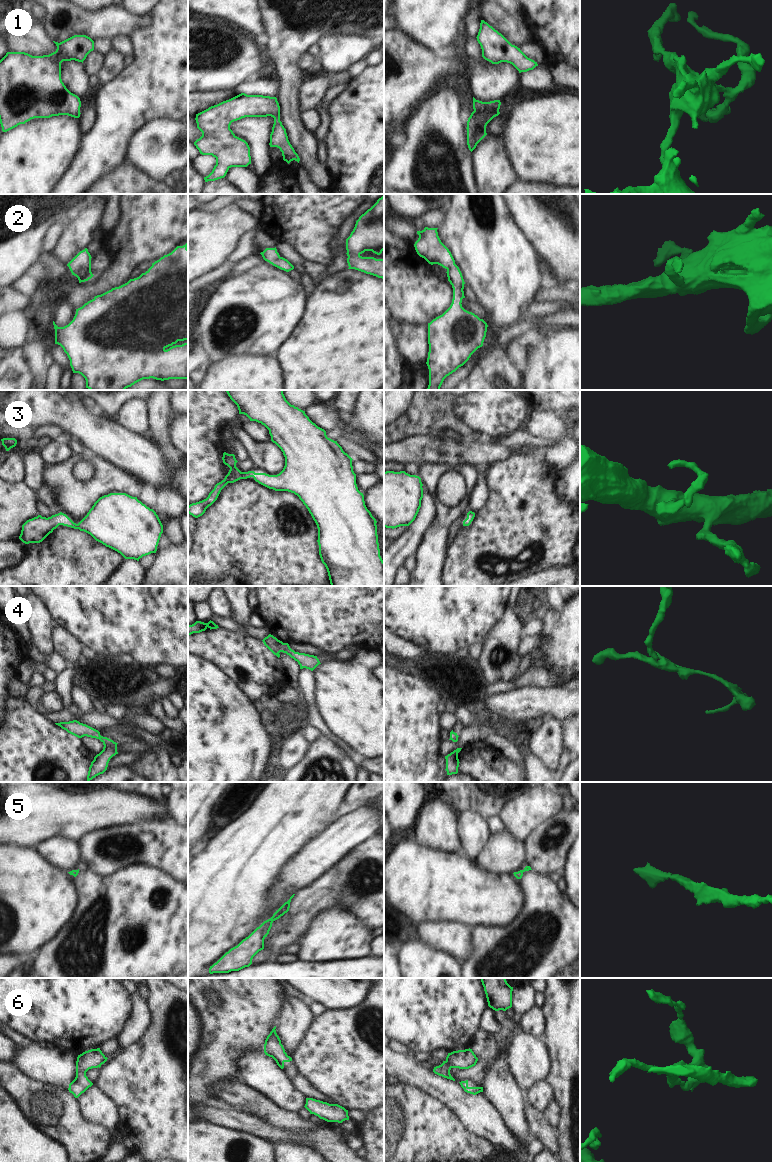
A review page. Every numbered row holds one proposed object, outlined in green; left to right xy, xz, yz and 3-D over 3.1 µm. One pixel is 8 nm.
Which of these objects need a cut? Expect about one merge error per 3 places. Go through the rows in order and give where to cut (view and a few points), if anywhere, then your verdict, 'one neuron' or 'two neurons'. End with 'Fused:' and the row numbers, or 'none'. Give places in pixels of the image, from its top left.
1: no cut | one neuron
2: no cut | one neuron
3: no cut | one neuron
4: no cut | one neuron
5: no cut | one neuron
6: no cut | one neuron
Fused: none

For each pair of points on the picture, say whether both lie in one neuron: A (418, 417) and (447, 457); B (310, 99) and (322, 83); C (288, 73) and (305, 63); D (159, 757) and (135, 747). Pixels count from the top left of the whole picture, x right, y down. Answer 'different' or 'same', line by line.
A: different
B: same
C: different
D: different

